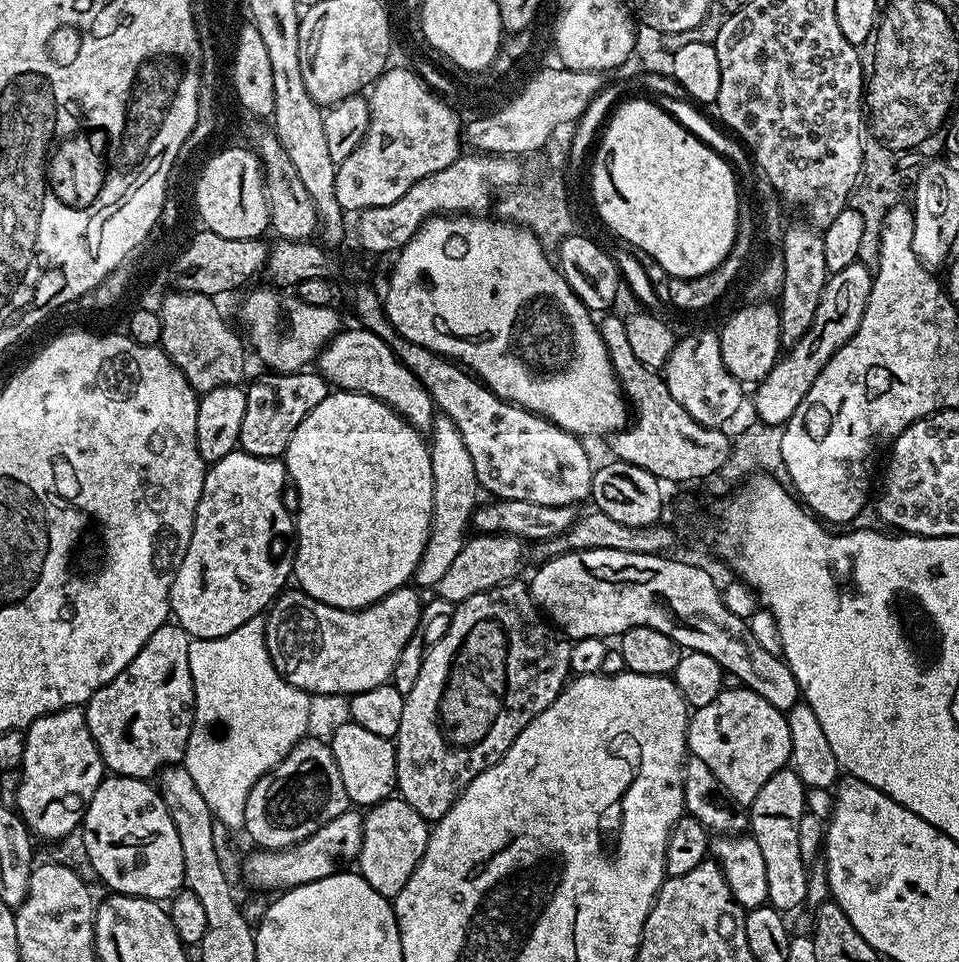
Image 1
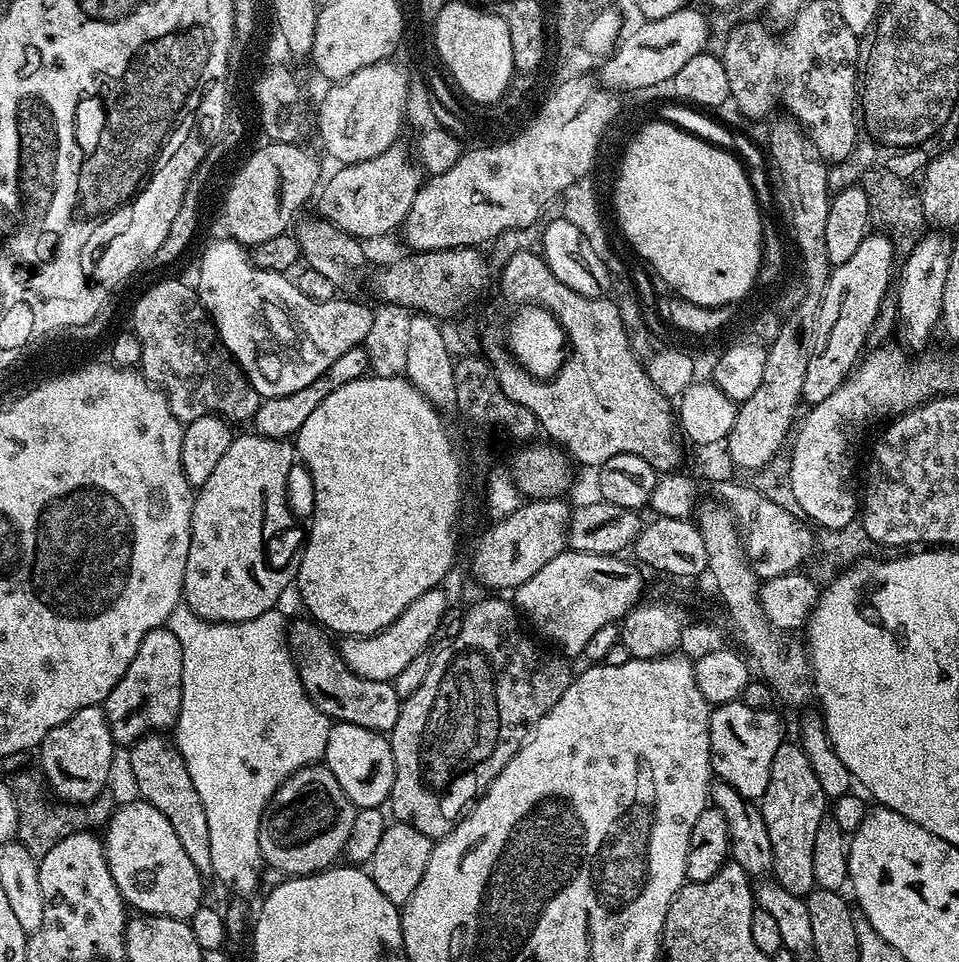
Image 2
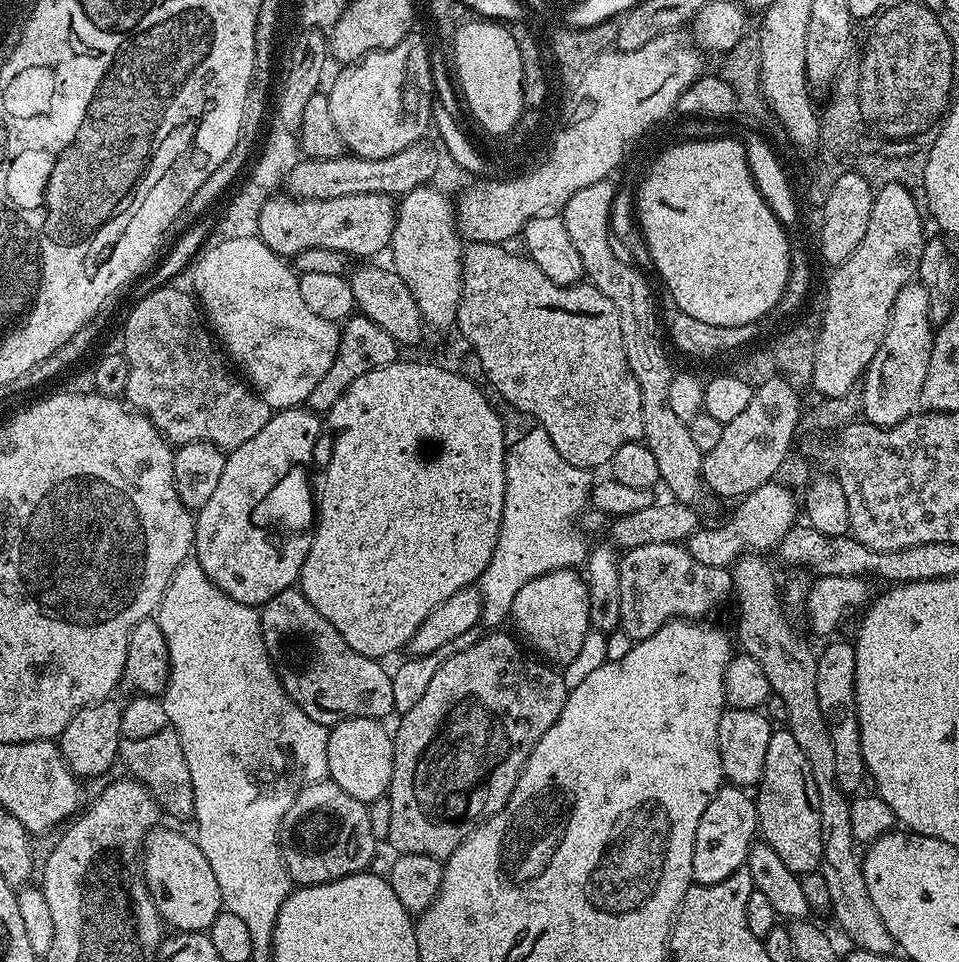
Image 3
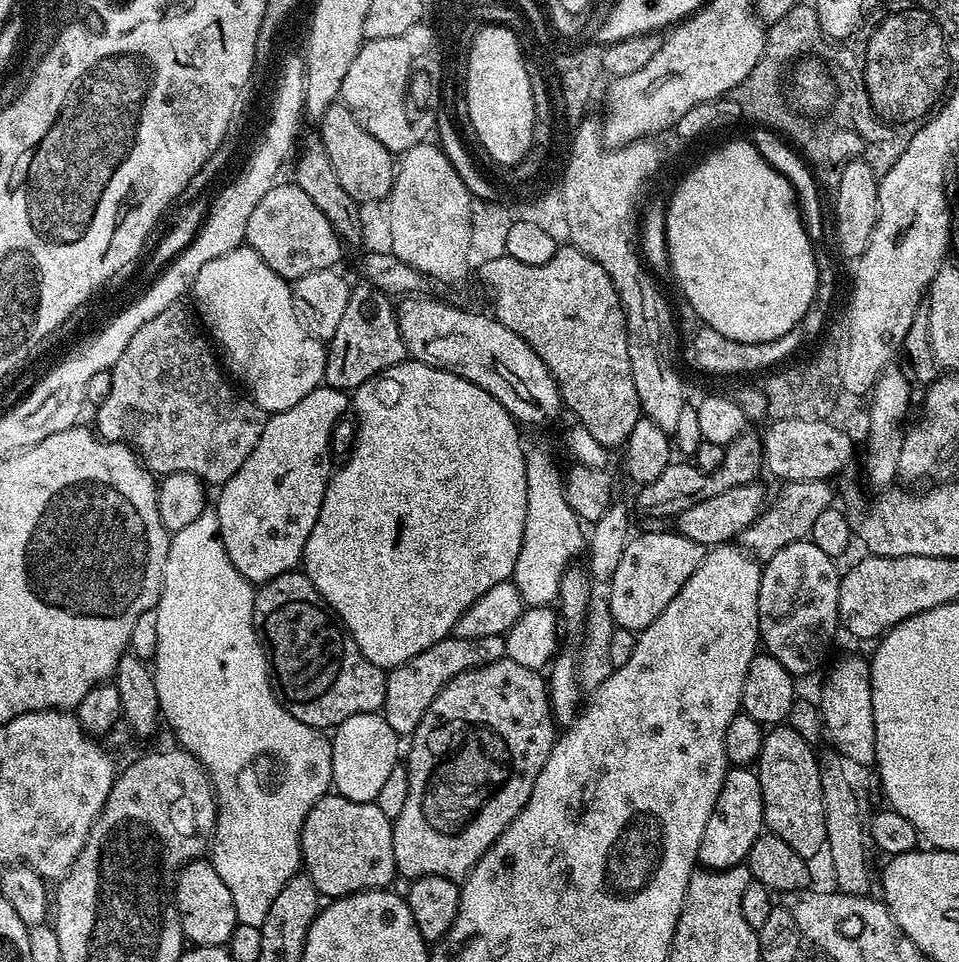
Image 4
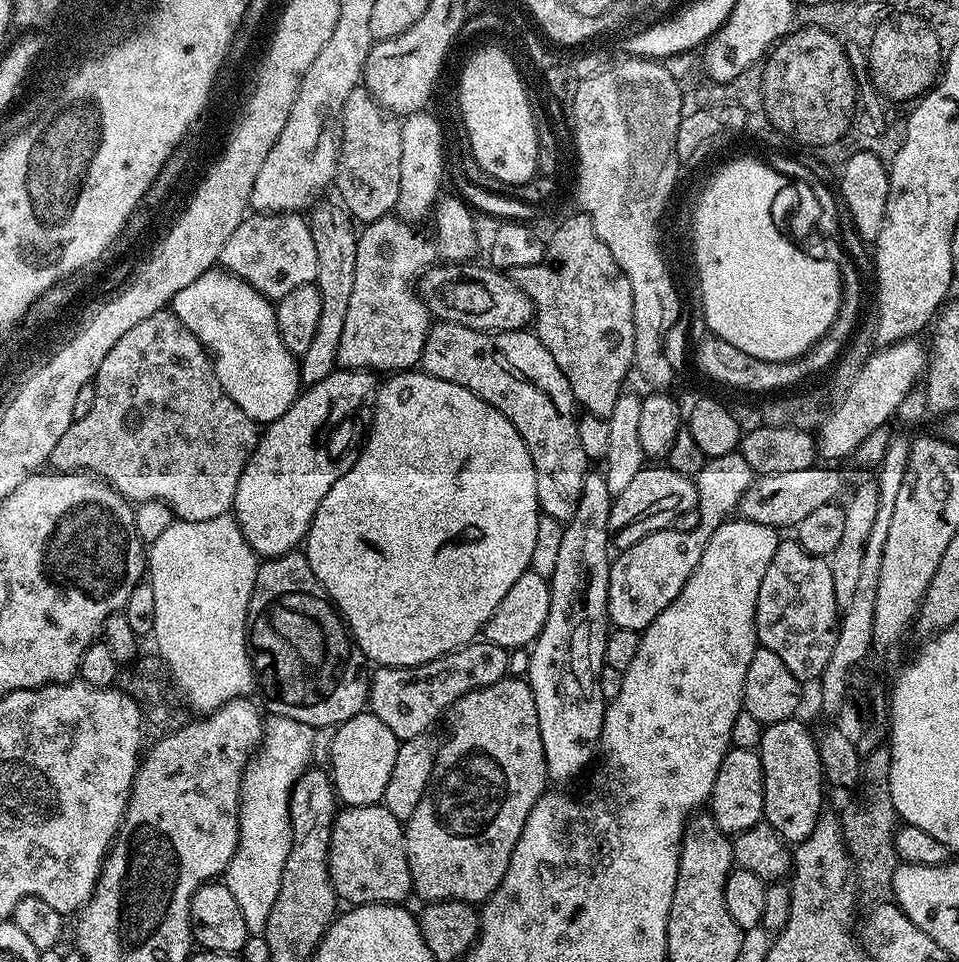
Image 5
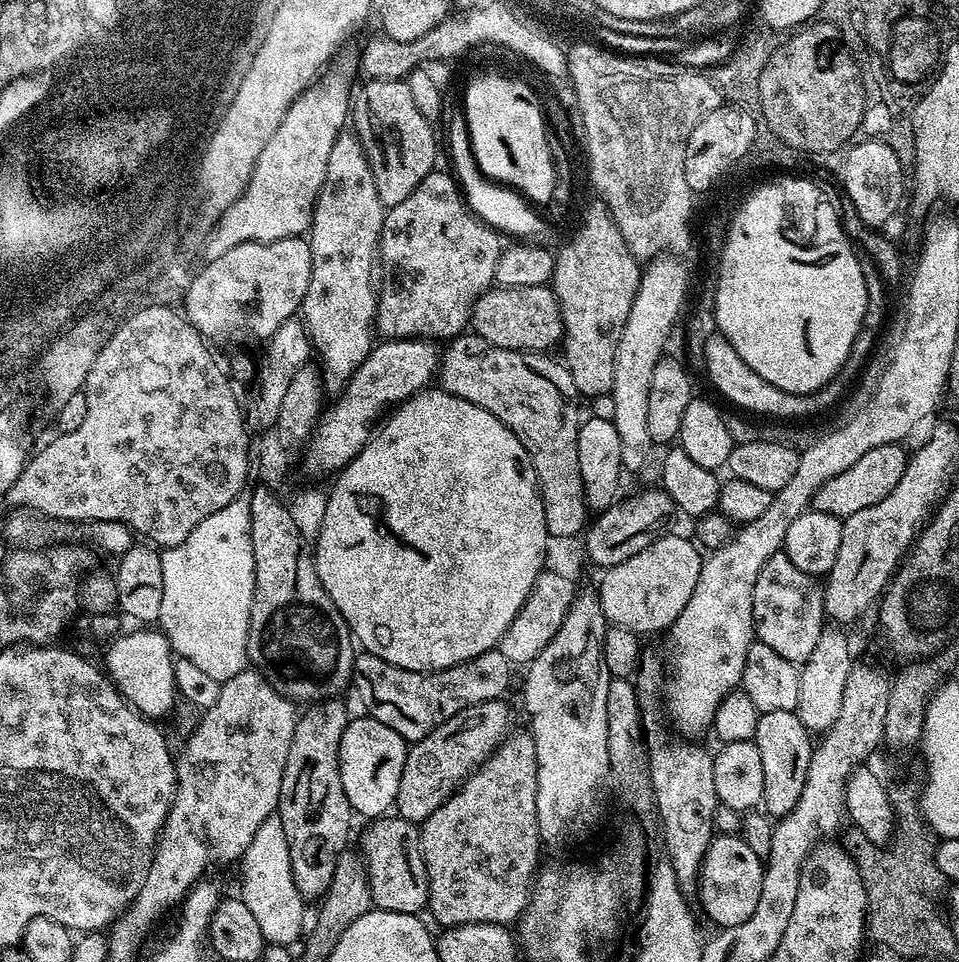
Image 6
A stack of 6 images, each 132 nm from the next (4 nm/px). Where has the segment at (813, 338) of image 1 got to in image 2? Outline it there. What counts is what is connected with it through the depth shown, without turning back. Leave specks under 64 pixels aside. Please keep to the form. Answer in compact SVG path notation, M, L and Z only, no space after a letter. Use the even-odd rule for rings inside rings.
M870 234L858 246L858 250L846 262L835 265L832 273L836 276L836 288L848 288L848 296L844 296L844 316L840 316L840 324L836 324L836 332L832 332L832 340L822 340L821 352L811 357L806 366L806 380L802 382L801 397L805 405L811 406L822 402L822 398L830 398L838 386L848 379L862 353L864 343L880 316L880 307L884 304L884 295L888 292L888 279L893 279L894 264L897 259L896 249L887 235Z

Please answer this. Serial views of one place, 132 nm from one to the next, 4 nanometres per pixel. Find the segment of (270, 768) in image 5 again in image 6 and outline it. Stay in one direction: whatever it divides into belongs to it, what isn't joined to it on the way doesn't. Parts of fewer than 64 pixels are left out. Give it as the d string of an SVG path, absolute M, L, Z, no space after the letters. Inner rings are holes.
M273 814L266 818L266 822L258 828L258 834L254 834L254 842L250 842L250 846L244 851L243 864L244 881L240 884L239 895L250 909L250 914L254 914L254 919L258 921L258 928L262 930L265 941L268 944L295 945L295 940L297 939L297 943L305 931L306 901L294 882L290 850L286 846L286 834L282 830L279 815Z

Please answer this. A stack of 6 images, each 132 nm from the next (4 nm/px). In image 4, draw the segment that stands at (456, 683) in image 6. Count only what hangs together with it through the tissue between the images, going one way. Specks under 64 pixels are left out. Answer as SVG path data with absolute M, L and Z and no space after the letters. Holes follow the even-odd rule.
M455 634L446 637L442 642L434 642L430 650L422 650L422 654L414 654L397 668L386 675L386 698L382 715L384 721L401 738L411 737L412 732L422 722L426 710L430 710L430 702L438 698L438 694L458 674L466 670L474 670L480 666L490 666L490 662L505 659L504 636L487 638L458 638Z

